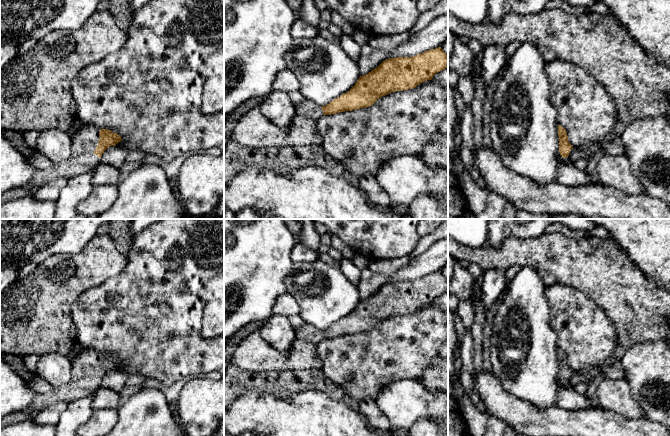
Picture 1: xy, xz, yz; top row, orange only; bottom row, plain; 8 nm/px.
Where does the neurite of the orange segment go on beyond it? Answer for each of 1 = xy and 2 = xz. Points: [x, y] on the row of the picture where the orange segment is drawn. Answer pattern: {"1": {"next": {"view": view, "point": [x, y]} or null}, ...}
{"1": {"next": {"view": "xy", "point": [82, 159]}}, "2": {"next": {"view": "xz", "point": [306, 109]}}}

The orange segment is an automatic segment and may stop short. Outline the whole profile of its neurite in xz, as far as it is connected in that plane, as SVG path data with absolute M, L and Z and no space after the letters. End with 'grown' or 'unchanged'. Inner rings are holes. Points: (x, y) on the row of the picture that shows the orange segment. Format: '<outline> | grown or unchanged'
M441 47L427 50L413 57L396 57L383 61L377 68L364 76L360 76L355 85L340 97L334 99L326 106L319 106L307 99L295 105L296 115L317 121L324 115L352 111L373 105L379 98L391 92L415 88L424 81L431 80L433 76L448 67L448 55Z | grown

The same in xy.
M84 124L82 129L72 136L72 151L68 159L52 164L45 170L35 169L25 185L0 194L0 203L33 196L40 187L57 178L69 179L88 172L100 163L100 158L108 147L115 146L121 140L121 136L108 129Z | grown

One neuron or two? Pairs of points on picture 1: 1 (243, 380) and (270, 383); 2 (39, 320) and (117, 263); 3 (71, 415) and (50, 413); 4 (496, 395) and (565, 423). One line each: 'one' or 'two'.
1: one
2: one
3: two
4: one

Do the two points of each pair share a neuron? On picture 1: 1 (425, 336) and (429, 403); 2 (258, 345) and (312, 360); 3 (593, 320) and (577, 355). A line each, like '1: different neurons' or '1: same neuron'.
1: different neurons
2: same neuron
3: same neuron

